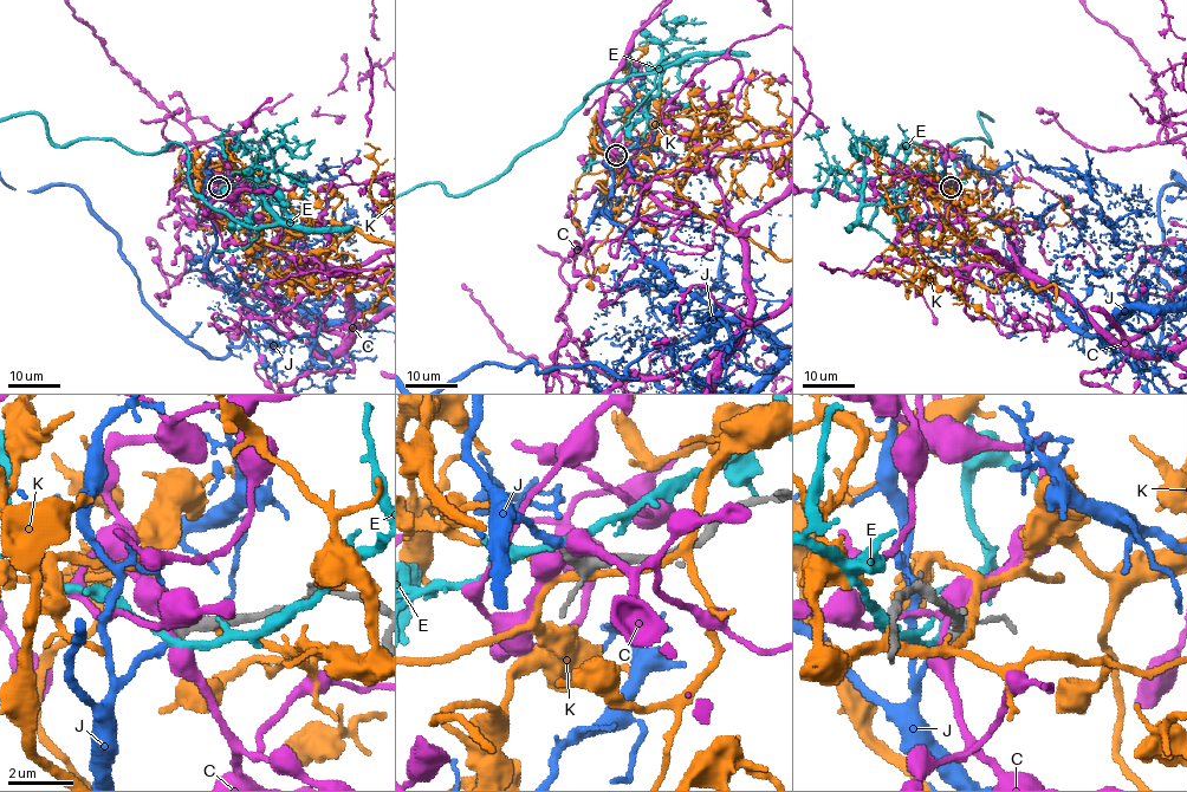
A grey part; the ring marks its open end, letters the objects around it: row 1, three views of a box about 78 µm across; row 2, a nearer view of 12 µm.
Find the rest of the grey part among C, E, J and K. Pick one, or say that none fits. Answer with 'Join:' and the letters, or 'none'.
Join: J

